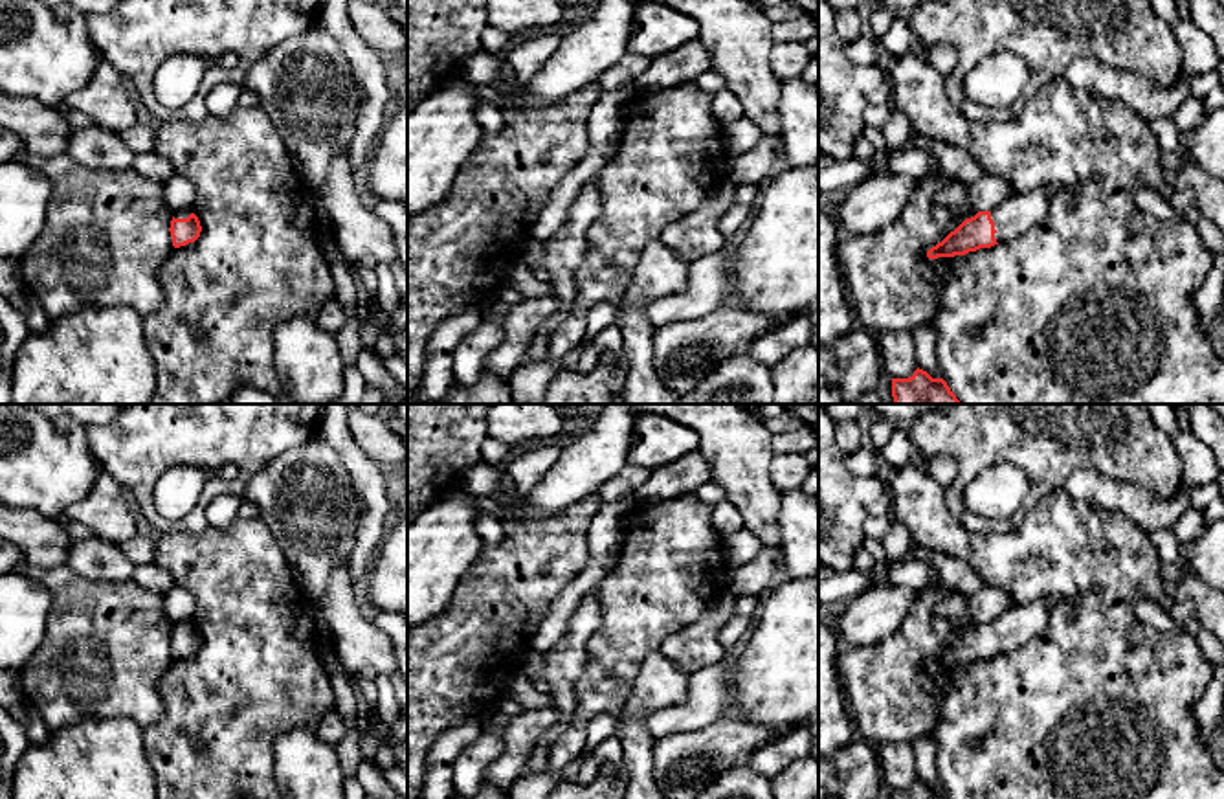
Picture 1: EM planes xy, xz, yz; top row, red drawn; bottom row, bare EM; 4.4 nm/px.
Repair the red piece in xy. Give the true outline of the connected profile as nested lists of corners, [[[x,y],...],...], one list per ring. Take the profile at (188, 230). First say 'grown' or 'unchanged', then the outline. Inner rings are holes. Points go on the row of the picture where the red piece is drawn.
grown; [[[182,209],[174,211],[169,231],[172,237],[172,246],[180,248],[195,242],[200,237],[202,226],[193,209]]]

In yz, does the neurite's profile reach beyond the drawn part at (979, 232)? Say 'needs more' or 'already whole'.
needs more

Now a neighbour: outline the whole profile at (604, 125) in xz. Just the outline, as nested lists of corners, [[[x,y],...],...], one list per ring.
[[[620,88],[602,92],[589,114],[591,147],[585,158],[567,174],[565,182],[552,193],[541,217],[532,228],[532,235],[545,242],[567,220],[569,208],[574,204],[580,189],[593,178],[598,178],[609,160],[615,156],[622,136],[624,107],[639,90]]]

